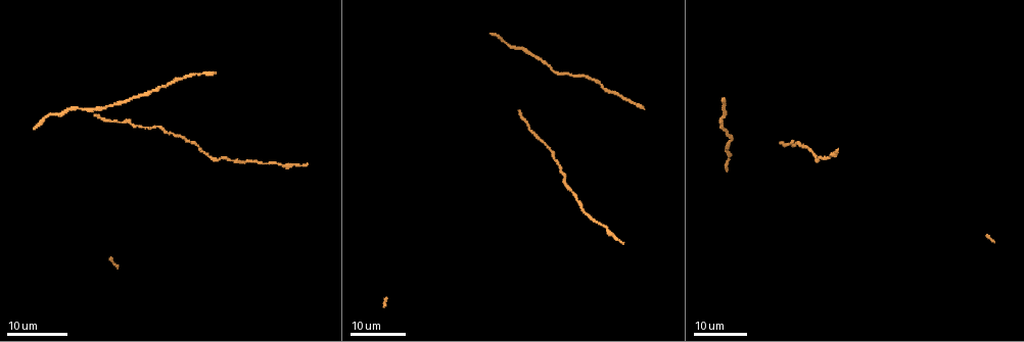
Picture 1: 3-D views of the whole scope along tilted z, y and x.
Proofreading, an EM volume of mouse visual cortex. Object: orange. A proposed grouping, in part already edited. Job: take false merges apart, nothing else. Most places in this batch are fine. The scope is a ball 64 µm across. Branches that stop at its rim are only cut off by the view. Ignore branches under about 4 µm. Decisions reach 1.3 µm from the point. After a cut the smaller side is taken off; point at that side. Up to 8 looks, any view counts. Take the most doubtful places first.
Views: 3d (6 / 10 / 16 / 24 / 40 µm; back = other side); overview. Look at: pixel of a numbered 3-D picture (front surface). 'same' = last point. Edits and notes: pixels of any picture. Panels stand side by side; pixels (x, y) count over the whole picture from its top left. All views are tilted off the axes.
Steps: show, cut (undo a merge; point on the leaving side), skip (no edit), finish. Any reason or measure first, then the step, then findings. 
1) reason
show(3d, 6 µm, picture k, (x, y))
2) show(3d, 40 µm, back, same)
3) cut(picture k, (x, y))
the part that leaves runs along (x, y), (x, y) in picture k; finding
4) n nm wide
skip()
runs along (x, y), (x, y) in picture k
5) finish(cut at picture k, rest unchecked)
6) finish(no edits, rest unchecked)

show(3d, 24 µm, picture 1, (553, 70))

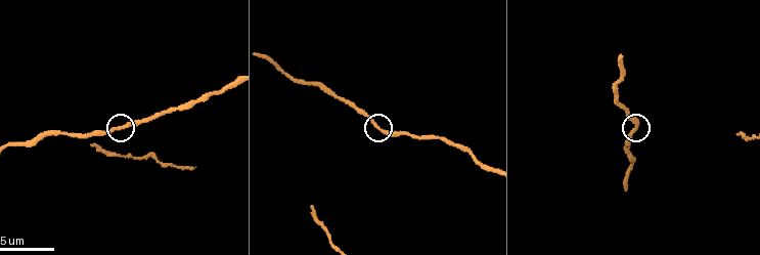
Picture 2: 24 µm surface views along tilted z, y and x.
show(3d, 10 µm, picture 2, (374, 125))

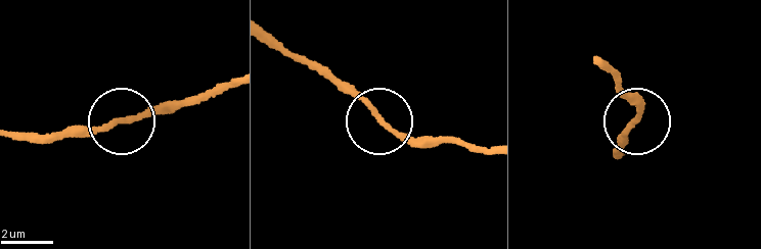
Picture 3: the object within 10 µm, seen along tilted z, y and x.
skip()
one cell here

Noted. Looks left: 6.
show(3d, 16 µm, picture 1, (178, 138))

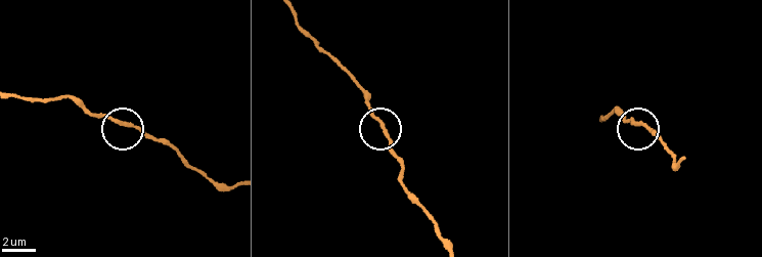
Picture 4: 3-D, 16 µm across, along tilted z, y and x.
zoom in
show(3d, 6 µm, picture 4, (386, 132))

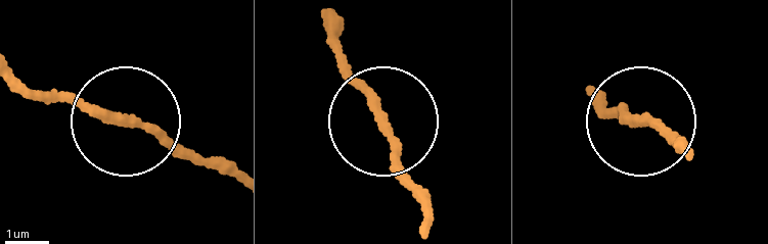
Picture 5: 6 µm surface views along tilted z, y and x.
190 nm wide
skip()
runs along (379, 112), (330, 52) in picture 5; all the same cell

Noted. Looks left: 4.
show(3d, 24 µm, picture 1, (208, 154))

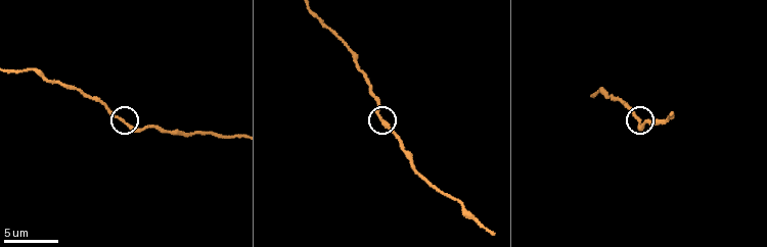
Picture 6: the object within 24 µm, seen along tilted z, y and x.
show(3d, 6 µm, picture 6, (127, 121))

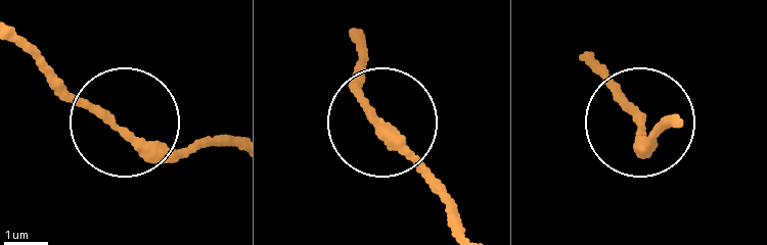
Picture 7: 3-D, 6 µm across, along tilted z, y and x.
skip()
runs along (19, 45), (139, 139), (229, 146) in picture 7; one cell here

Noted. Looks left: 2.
sudden change in width
show(3d, 10 µm, picture 2, (323, 226))

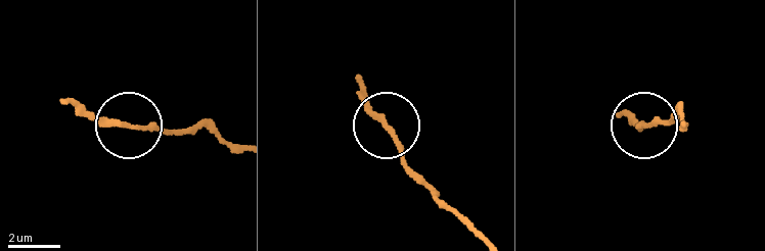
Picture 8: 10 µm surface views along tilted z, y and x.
skip()
runs along (234, 148), (198, 133), (117, 128), (65, 102) in picture 8; all the same cell

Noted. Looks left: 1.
finish(no edits, rest unchecked)

